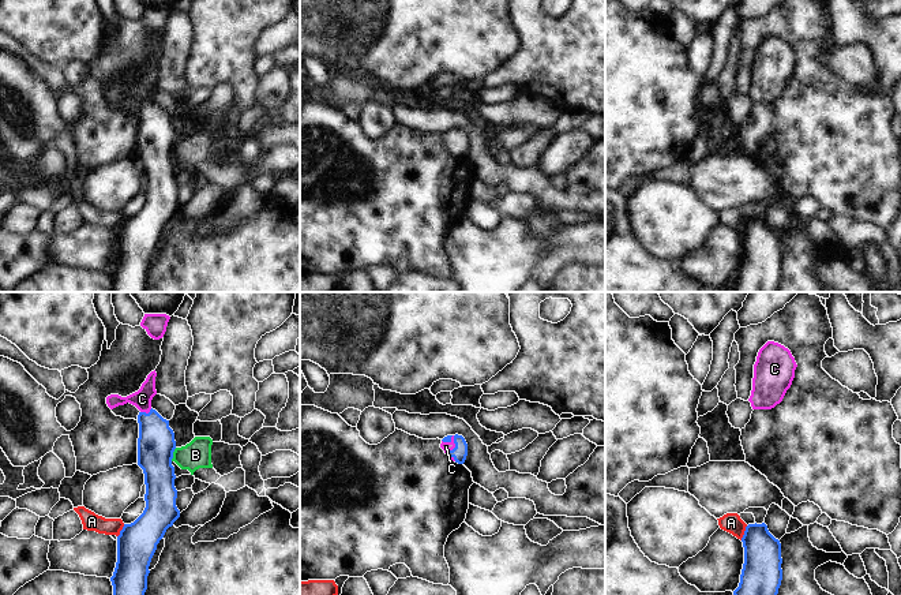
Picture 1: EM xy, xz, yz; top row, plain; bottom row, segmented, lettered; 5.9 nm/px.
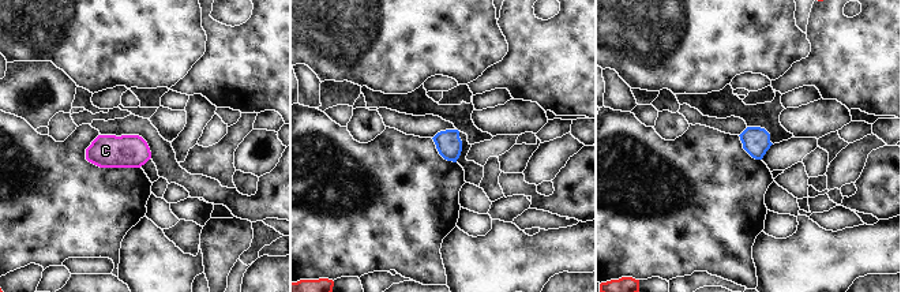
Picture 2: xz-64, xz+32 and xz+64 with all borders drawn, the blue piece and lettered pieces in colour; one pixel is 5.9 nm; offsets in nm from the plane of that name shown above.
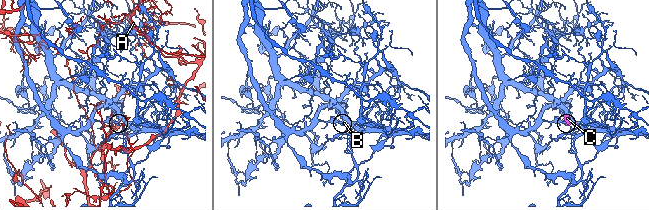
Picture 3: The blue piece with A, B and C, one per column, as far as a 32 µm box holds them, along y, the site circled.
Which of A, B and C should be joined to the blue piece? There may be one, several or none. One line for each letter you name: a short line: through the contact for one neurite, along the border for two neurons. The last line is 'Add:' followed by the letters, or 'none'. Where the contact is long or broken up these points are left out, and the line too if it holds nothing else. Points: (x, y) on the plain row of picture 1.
C: xz (460, 146), (455, 141), (446, 141)
Add: C

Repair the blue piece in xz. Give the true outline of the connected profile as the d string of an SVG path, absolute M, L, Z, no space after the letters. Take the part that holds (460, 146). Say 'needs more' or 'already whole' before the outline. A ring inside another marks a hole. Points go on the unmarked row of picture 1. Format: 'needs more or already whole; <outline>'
needs more; M447 130L442 134L440 142L451 156L463 158L468 150L468 138L462 130Z

